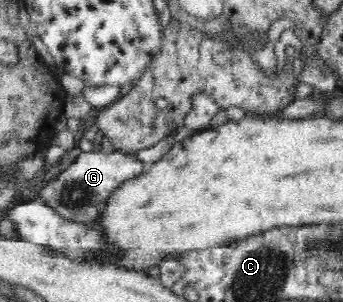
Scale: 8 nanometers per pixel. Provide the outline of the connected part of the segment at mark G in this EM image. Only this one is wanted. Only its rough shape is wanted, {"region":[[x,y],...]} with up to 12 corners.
{"region":[[120,151],[81,152],[40,190],[79,223],[104,222],[110,194],[144,174]]}

